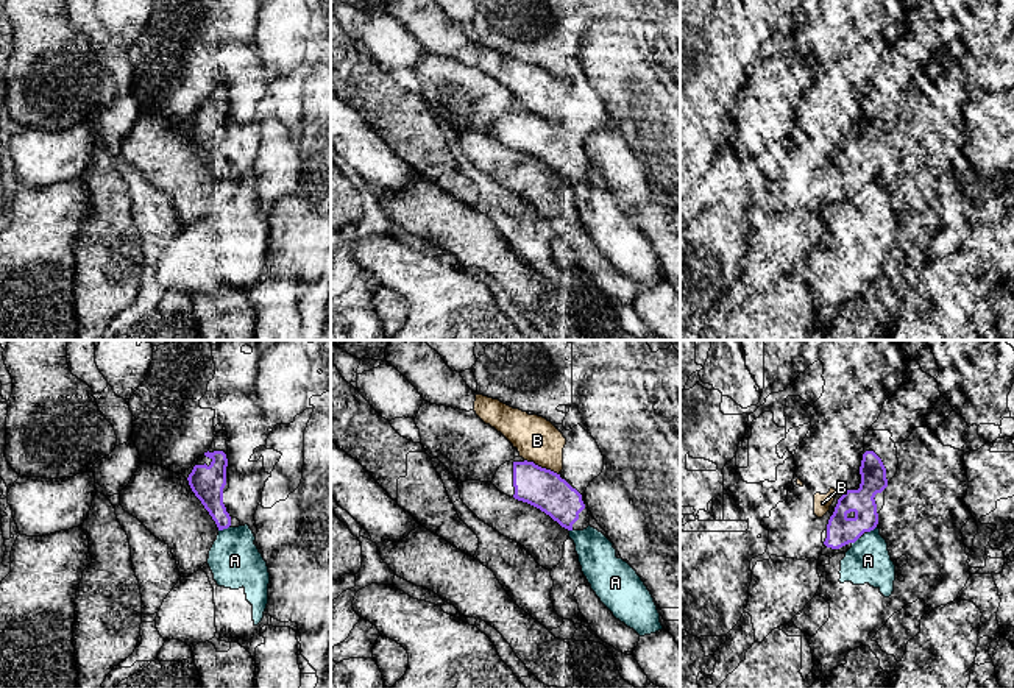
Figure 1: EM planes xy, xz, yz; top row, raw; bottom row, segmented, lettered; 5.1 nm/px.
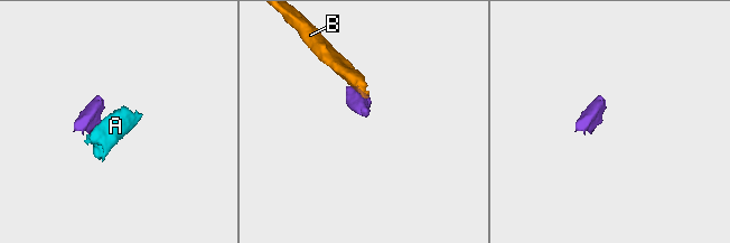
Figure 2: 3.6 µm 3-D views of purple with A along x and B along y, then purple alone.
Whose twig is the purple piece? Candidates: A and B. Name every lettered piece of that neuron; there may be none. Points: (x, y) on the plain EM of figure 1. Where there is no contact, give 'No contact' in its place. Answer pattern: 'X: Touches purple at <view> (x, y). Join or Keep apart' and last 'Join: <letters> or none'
A: Touches purple at xy (223, 178). Keep apart
B: Touches purple at xz (540, 117). Keep apart
Join: none

